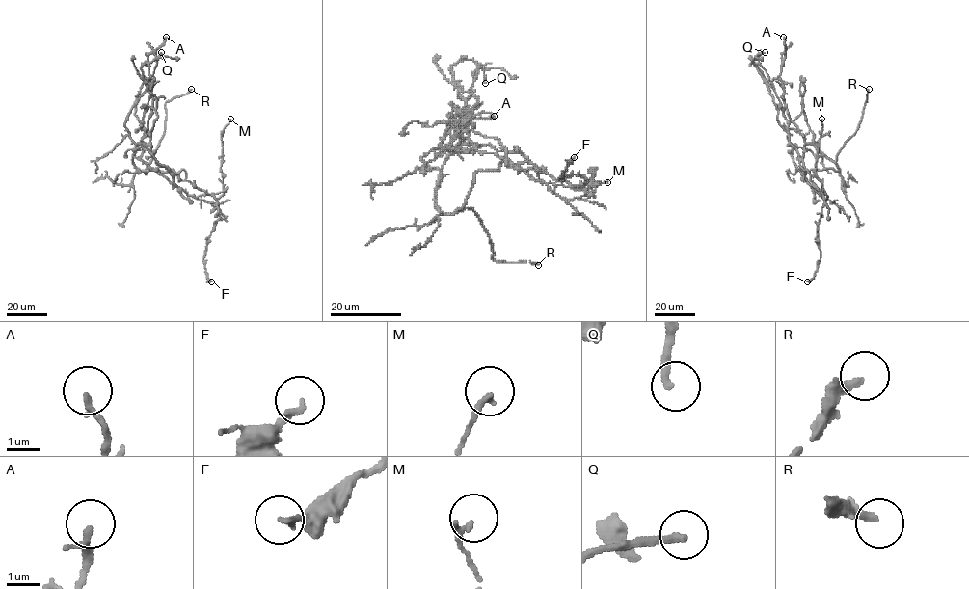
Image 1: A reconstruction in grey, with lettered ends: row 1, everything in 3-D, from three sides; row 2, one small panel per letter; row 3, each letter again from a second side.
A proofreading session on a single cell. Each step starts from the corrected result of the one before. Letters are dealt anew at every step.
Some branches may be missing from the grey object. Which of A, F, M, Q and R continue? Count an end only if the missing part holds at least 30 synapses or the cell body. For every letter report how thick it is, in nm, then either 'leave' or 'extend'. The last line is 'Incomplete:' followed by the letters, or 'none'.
A: 190 nm thick; leave
F: 190 nm thick; leave
M: 190 nm thick; leave
Q: 240 nm thick; extend
R: 260 nm thick; extend
Incomplete: Q, R

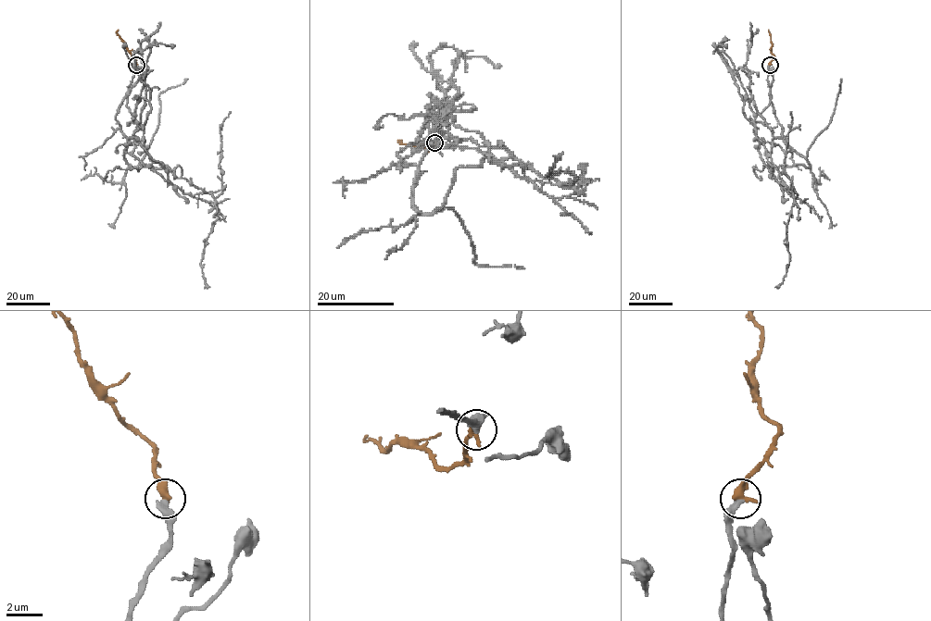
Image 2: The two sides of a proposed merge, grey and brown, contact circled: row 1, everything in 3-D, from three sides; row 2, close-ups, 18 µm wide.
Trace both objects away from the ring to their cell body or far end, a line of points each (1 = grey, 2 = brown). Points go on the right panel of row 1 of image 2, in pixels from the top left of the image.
1: (770, 65), (770, 103), (757, 116), (756, 136), (794, 200), (786, 233), (788, 264), (783, 281), (775, 287)
2: (770, 64), (774, 55), (769, 30)

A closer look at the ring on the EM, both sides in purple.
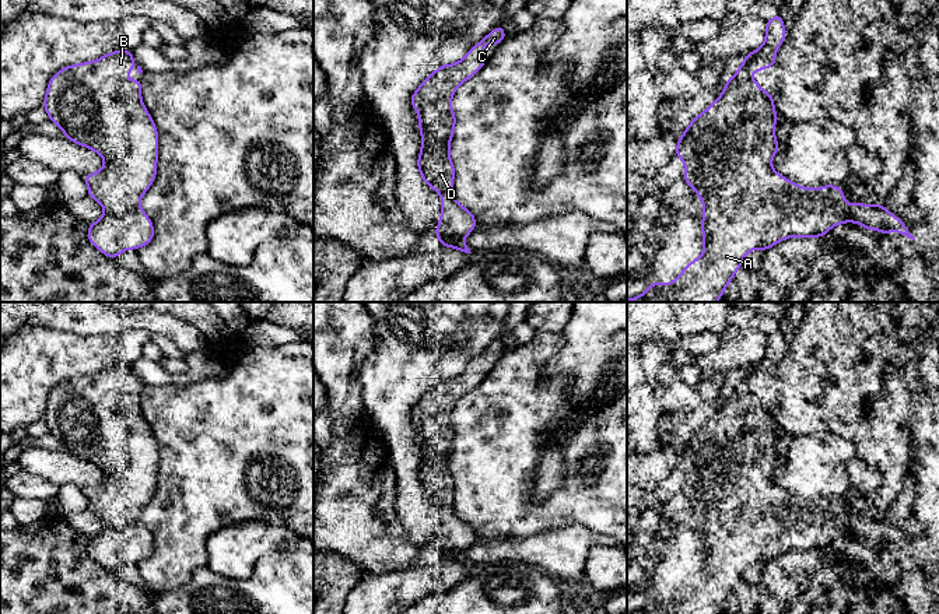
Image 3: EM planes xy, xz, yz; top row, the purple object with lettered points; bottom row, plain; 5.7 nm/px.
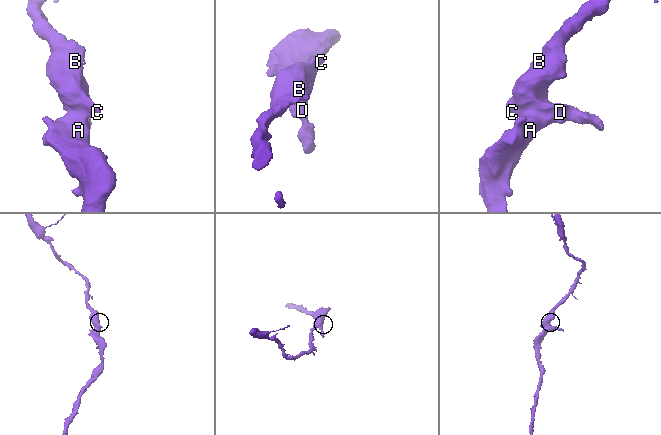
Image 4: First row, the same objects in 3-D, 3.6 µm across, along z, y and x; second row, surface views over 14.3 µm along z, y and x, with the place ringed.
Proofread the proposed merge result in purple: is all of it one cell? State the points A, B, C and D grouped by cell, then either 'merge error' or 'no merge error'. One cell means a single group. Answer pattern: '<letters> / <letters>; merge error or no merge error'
A B C D; no merge error

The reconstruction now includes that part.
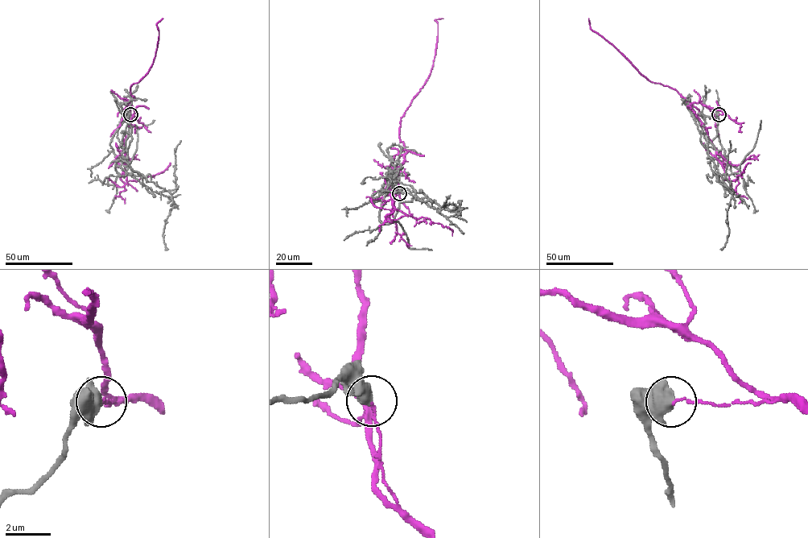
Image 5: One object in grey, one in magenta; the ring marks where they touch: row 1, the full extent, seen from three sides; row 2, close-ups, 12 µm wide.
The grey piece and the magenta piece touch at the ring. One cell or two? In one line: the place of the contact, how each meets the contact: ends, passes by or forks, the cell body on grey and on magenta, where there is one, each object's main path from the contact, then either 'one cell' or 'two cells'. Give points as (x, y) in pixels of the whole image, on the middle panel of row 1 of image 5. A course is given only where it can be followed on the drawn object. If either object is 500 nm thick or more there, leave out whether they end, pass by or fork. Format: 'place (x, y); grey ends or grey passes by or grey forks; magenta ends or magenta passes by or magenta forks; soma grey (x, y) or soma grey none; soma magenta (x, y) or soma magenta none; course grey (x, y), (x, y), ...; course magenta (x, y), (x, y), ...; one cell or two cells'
place (399, 193); grey forks; magenta ends; soma grey none; soma magenta none; course grey (399, 193), (381, 188), (395, 179), (398, 188), (455, 211), (443, 206), (450, 195); course magenta (399, 193), (395, 173), (401, 155), (404, 163), (390, 182), (392, 204), (447, 226), (452, 235); two cells

